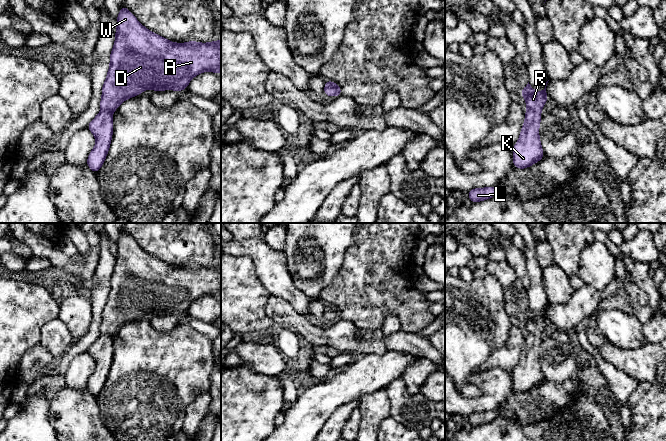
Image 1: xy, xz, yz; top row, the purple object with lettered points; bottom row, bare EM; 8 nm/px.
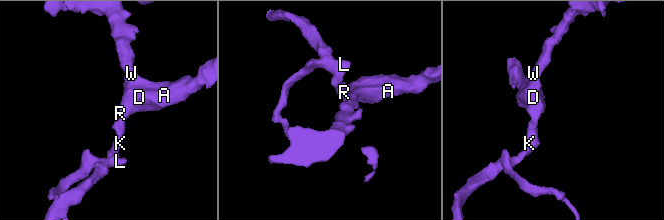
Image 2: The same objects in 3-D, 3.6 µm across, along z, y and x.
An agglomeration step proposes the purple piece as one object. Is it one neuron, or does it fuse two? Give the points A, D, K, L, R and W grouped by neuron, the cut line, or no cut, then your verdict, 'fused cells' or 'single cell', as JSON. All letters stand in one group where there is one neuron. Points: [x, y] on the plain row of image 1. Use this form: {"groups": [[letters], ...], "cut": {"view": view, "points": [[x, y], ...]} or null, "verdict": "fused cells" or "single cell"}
{"groups": [["A", "D", "K", "L", "R", "W"]], "cut": null, "verdict": "single cell"}

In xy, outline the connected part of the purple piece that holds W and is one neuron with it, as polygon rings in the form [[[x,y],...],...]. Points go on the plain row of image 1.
[[[123,229],[116,243],[116,262],[110,279],[110,291],[102,312],[100,337],[88,348],[96,368],[87,384],[88,391],[96,397],[103,389],[113,357],[112,337],[131,321],[147,313],[155,315],[187,313],[190,304],[198,298],[211,295],[221,297],[221,263],[217,266],[173,267],[146,253]]]

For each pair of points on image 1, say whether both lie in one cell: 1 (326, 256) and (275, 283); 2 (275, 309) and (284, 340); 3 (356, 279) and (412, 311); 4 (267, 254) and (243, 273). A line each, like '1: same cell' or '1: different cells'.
1: different cells
2: different cells
3: same cell
4: different cells

